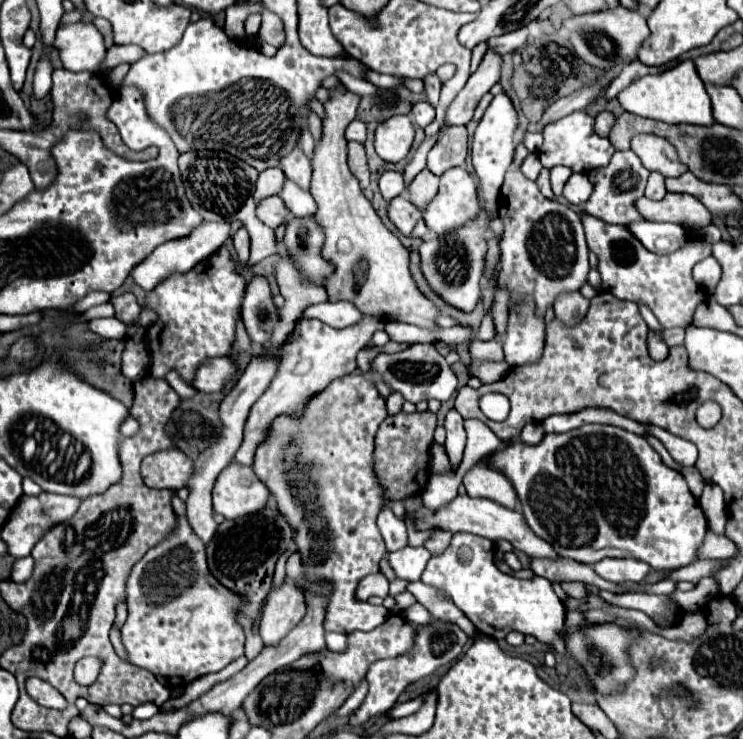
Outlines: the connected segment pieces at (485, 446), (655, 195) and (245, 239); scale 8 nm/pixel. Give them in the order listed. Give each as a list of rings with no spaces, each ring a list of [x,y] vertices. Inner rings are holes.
[[[465,420],[465,432],[467,432],[467,448],[459,472],[467,472],[475,462],[483,460],[483,456],[501,446],[501,440],[481,420]]]
[[[651,172],[649,180],[647,180],[647,188],[645,188],[645,196],[651,200],[663,200],[663,196],[667,194],[667,190],[663,188],[665,178],[659,172]]]
[[[241,228],[233,236],[233,246],[235,246],[235,252],[237,252],[237,264],[245,266],[247,260],[249,260],[249,236],[247,236],[245,228]]]

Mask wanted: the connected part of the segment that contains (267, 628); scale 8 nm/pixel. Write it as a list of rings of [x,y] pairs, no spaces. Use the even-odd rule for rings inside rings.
[[[283,582],[279,588],[273,588],[267,596],[265,608],[263,608],[263,616],[261,616],[261,638],[265,642],[265,646],[277,644],[287,632],[291,632],[291,628],[295,628],[299,624],[299,620],[305,616],[305,596],[303,590],[293,584],[293,582]]]

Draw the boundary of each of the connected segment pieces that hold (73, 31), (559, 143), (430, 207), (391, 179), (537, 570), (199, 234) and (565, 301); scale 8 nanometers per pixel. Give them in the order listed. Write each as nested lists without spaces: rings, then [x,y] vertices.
[[[91,22],[59,24],[53,48],[59,50],[63,66],[71,72],[91,72],[99,78],[107,78],[109,72],[99,74],[99,66],[105,58],[103,36]]]
[[[573,112],[565,118],[557,120],[555,124],[549,124],[543,130],[543,146],[539,150],[541,164],[549,170],[553,166],[567,166],[573,172],[581,172],[581,174],[605,166],[611,160],[611,156],[615,154],[615,148],[611,146],[611,142],[607,138],[595,136],[593,122],[595,122],[595,118],[591,118],[587,112]]]
[[[451,168],[441,176],[439,192],[427,204],[423,220],[429,230],[443,234],[471,222],[477,212],[479,200],[473,178],[463,168]]]
[[[395,170],[383,172],[381,178],[379,178],[379,188],[381,188],[381,194],[383,194],[383,198],[385,198],[387,202],[393,200],[395,196],[405,194],[403,174],[401,174],[401,172],[395,172]]]
[[[529,558],[529,568],[533,574],[543,576],[549,582],[583,582],[583,584],[593,584],[601,590],[607,590],[607,586],[611,586],[611,582],[597,576],[591,566],[579,564],[567,558],[561,558],[561,560]]]
[[[205,222],[199,228],[195,228],[195,232],[191,232],[191,236],[187,236],[187,240],[173,240],[173,242],[161,244],[143,264],[139,264],[139,268],[133,270],[131,278],[137,286],[141,286],[145,292],[149,292],[163,280],[167,280],[169,276],[189,272],[193,266],[197,266],[199,262],[209,258],[213,252],[217,252],[227,242],[227,238],[229,238],[229,224]]]
[[[577,290],[557,296],[555,300],[555,316],[563,320],[565,324],[575,324],[575,320],[581,320],[589,308],[589,300]]]

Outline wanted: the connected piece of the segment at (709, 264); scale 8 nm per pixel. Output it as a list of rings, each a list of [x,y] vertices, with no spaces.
[[[713,256],[703,258],[703,260],[695,266],[693,276],[695,276],[695,280],[697,280],[699,284],[703,284],[703,288],[707,288],[707,292],[713,292],[713,290],[715,290],[715,284],[719,282],[719,276],[721,276],[719,262],[717,262]]]

